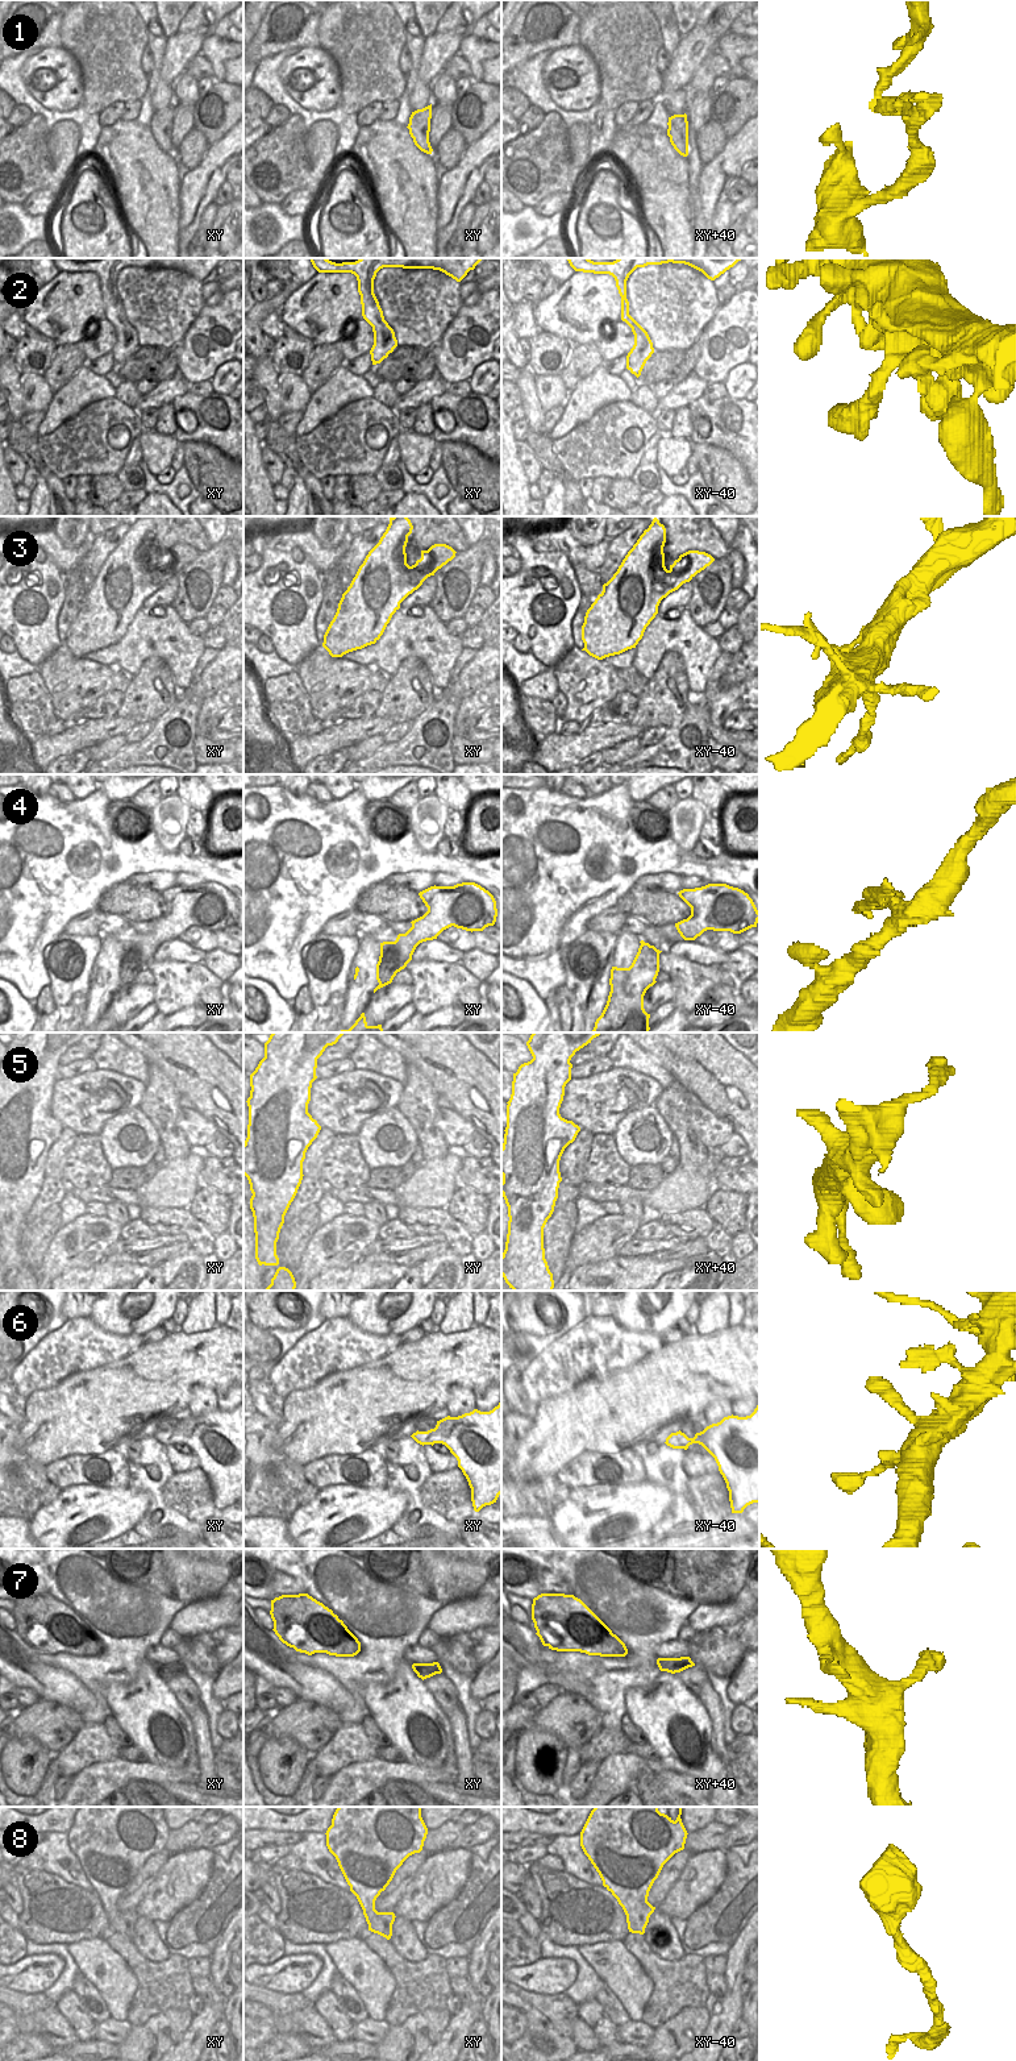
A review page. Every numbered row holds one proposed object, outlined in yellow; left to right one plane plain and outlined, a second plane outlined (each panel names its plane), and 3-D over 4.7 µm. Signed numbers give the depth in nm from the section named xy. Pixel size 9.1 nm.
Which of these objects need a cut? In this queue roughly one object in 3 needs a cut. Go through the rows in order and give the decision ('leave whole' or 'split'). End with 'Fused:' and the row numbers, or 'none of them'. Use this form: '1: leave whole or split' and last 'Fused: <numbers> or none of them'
1: split
2: leave whole
3: split
4: split
5: leave whole
6: leave whole
7: leave whole
8: leave whole
Fused: 1, 3, 4

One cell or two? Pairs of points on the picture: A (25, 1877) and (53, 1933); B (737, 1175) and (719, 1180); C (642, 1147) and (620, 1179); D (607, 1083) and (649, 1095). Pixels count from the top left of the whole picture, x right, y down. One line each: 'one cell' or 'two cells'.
A: one cell
B: one cell
C: two cells
D: one cell

